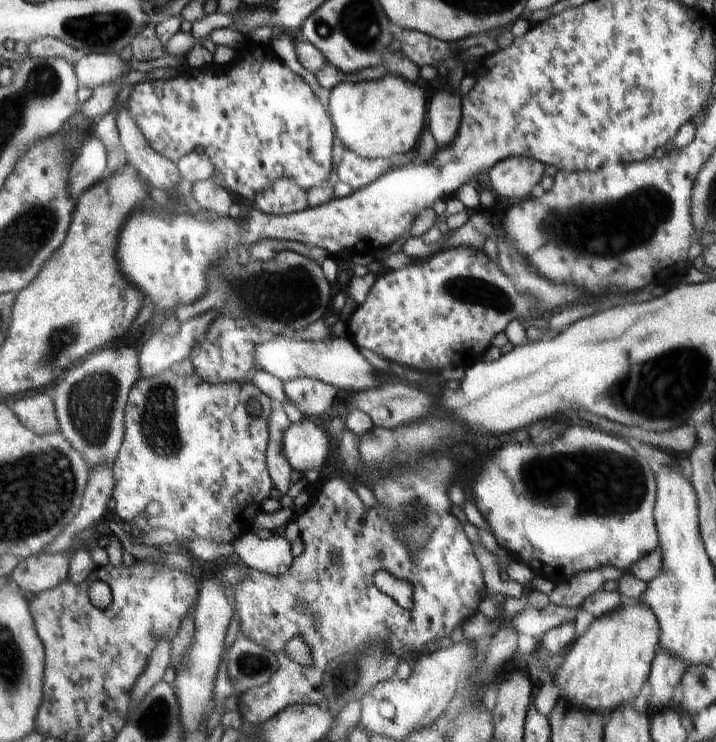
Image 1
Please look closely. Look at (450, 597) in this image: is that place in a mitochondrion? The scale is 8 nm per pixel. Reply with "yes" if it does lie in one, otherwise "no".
no

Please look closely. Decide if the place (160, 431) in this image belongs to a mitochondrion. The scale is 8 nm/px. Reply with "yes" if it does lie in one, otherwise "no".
yes

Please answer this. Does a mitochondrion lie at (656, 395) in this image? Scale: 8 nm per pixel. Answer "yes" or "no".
yes

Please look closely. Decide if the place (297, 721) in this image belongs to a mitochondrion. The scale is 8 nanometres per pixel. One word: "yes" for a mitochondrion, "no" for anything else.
no

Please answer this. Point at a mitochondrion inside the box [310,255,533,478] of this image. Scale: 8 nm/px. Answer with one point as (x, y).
(487, 292)

